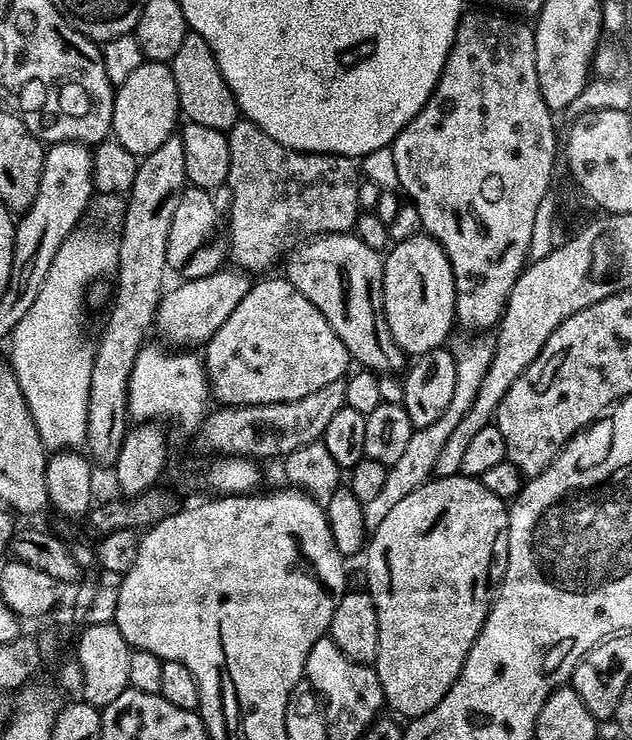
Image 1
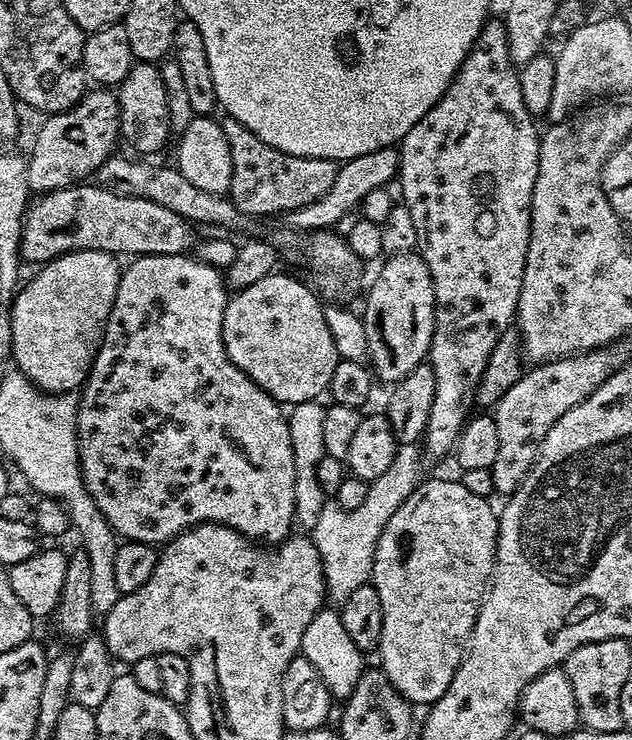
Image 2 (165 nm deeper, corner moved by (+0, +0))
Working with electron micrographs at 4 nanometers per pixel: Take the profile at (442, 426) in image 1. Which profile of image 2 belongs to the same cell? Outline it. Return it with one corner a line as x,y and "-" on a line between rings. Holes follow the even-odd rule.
416,444
403,445
397,451
394,462
390,462
386,474
382,474
382,478
369,483
366,502
362,502
362,506
354,506
354,510
346,510
341,504
335,502
326,502
322,506
322,514
316,525
310,529
310,535
323,560
326,592
329,597
349,596
354,594
354,590
358,590
360,586
371,581
376,547
382,538
382,532
386,530
386,524
390,522
390,518
394,518
398,506
402,506
402,502
406,502
406,498
410,498
410,494
414,494
416,487
425,479
426,473
424,473
424,464
420,461
420,456
422,457
422,452

